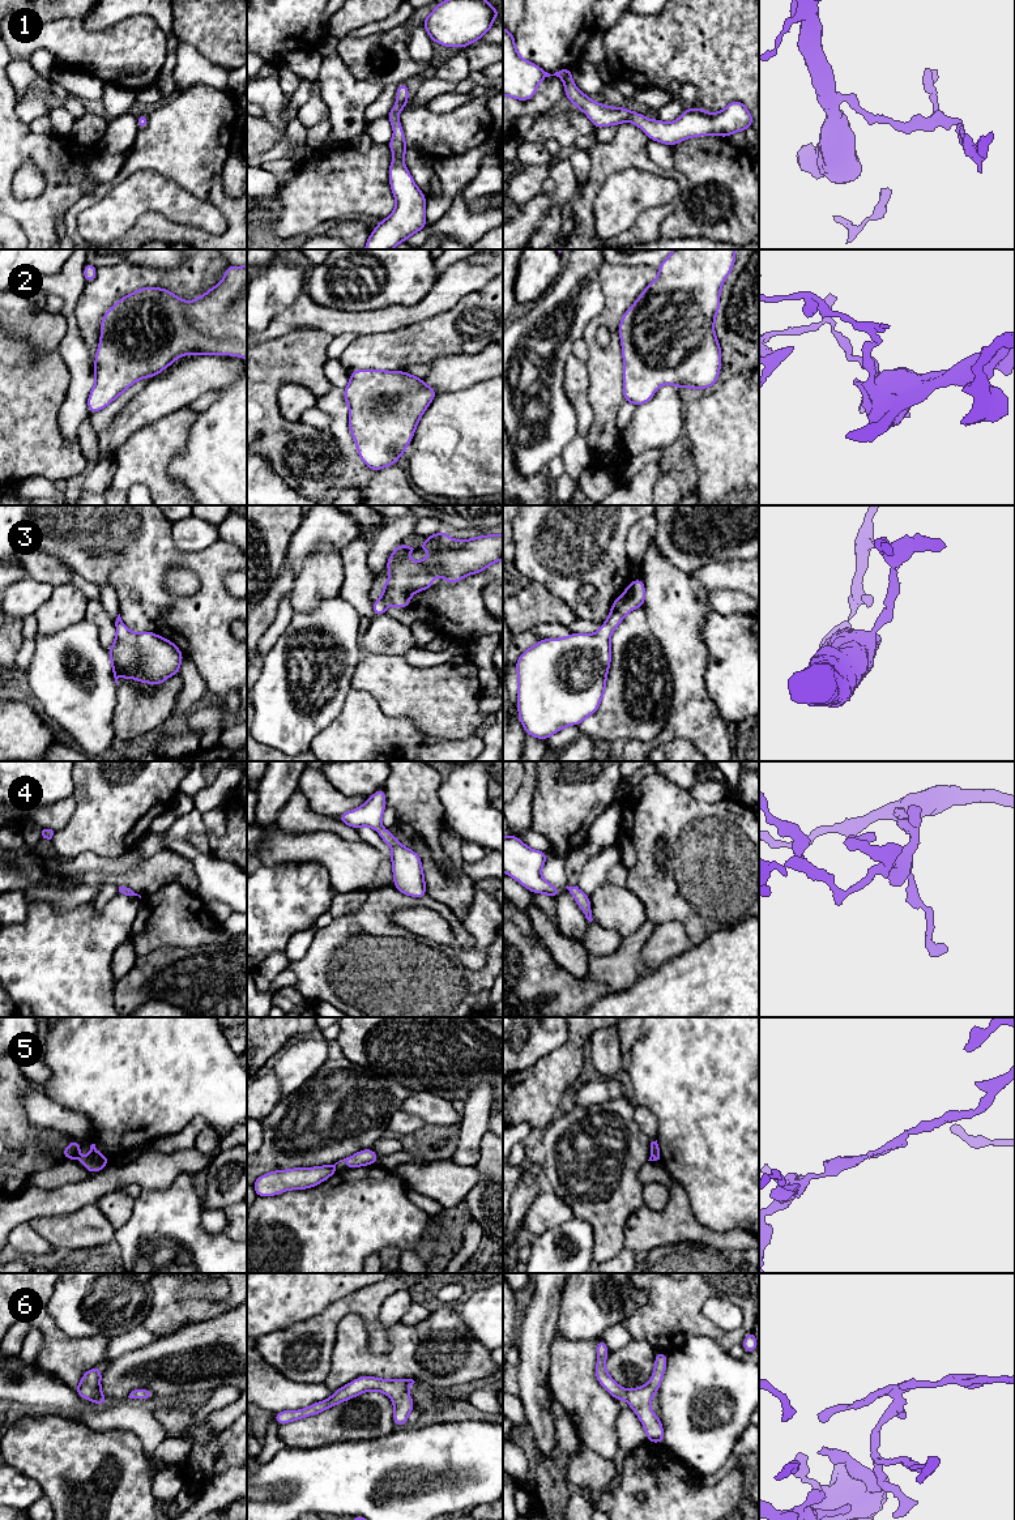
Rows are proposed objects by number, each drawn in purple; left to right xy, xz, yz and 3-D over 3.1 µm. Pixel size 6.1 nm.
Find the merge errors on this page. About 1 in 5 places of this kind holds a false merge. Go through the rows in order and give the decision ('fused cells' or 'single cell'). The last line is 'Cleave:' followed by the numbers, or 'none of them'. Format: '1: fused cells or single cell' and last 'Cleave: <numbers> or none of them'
1: single cell
2: single cell
3: single cell
4: single cell
5: fused cells
6: single cell
Cleave: 5

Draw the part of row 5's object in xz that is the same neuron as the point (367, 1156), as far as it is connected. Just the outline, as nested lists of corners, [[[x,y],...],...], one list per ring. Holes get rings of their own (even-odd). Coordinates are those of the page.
[[[368,1148],[368,1149],[361,1150],[361,1152],[355,1153],[355,1154],[353,1154],[353,1156],[350,1156],[350,1157],[346,1157],[346,1158],[344,1158],[344,1160],[340,1160],[338,1162],[342,1162],[342,1161],[346,1162],[345,1169],[351,1169],[351,1167],[359,1167],[359,1166],[364,1166],[364,1165],[378,1164],[379,1157],[378,1157],[378,1154],[376,1154],[371,1148]],[[336,1162],[333,1166],[336,1167],[336,1165],[337,1165],[338,1162]],[[336,1167],[336,1171],[340,1171],[340,1170]]]

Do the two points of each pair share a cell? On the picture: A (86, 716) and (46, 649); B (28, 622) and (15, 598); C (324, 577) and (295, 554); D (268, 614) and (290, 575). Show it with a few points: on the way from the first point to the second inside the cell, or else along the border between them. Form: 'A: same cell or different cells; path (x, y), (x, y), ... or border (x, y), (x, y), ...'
A: same cell; path (81, 699), (63, 678), (59, 666)
B: different cells; border (33, 614), (21, 618)
C: different cells; border (329, 543), (318, 546), (305, 559), (297, 573)
D: same cell; path (269, 605), (284, 584)

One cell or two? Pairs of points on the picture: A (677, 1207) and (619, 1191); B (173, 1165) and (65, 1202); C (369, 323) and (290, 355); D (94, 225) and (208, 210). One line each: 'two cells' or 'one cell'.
A: two cells
B: one cell
C: two cells
D: one cell

